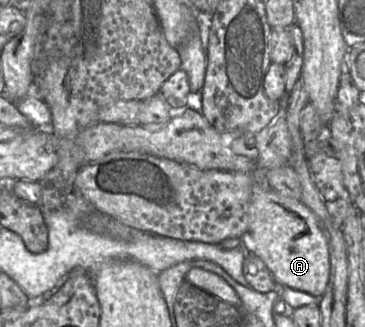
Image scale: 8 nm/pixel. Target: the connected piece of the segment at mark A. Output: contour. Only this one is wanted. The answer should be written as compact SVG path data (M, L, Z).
M252 182L250 216L247 229L241 236L242 247L247 253L261 258L274 277L278 287L290 287L320 297L330 277L330 254L321 221L302 202L282 195L272 189Z

